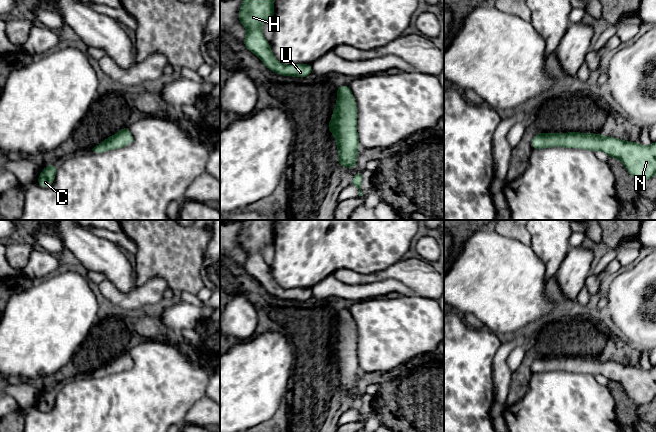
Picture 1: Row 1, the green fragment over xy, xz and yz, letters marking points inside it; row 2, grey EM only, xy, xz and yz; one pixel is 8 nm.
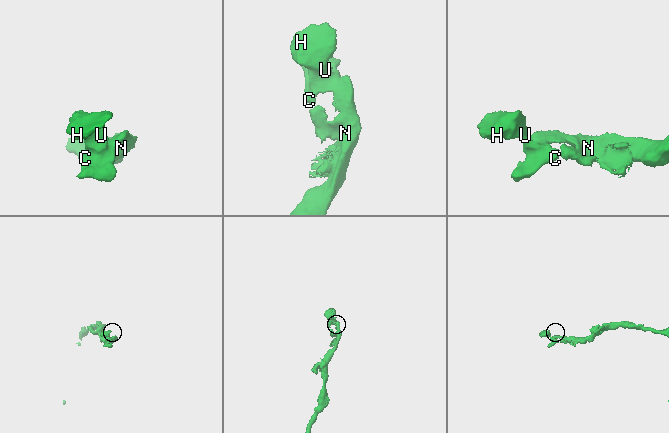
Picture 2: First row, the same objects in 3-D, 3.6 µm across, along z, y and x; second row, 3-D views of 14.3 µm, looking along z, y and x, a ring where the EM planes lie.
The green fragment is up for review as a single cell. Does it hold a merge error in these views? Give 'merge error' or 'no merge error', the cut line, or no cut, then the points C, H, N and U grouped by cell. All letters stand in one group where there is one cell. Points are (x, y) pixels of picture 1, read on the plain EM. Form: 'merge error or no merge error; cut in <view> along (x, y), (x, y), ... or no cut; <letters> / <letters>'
no merge error; no cut; C H N U

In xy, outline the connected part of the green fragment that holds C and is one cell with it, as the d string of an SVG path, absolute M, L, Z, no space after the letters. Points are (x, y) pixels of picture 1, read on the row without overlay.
M48 388L38 400L37 407L43 412L50 411L55 404L58 389Z

